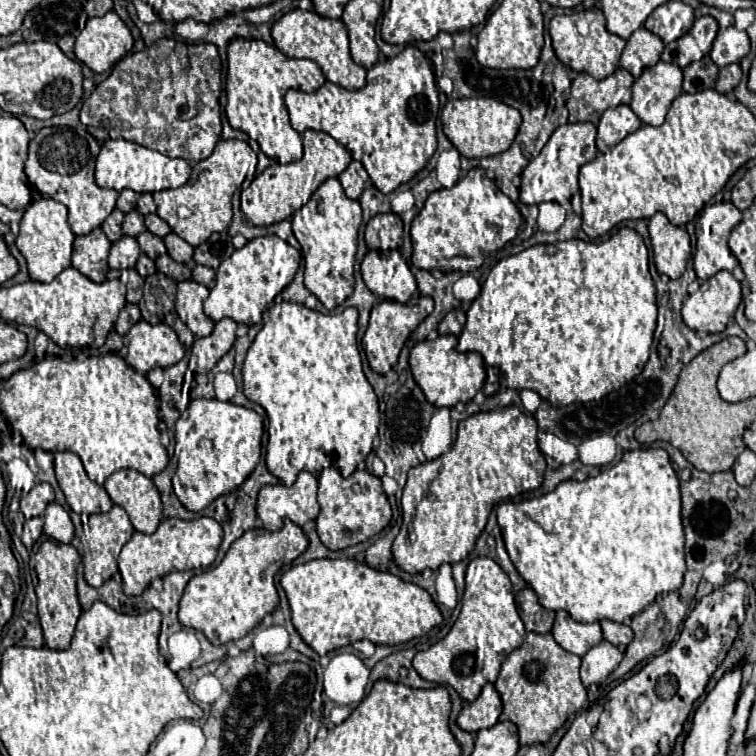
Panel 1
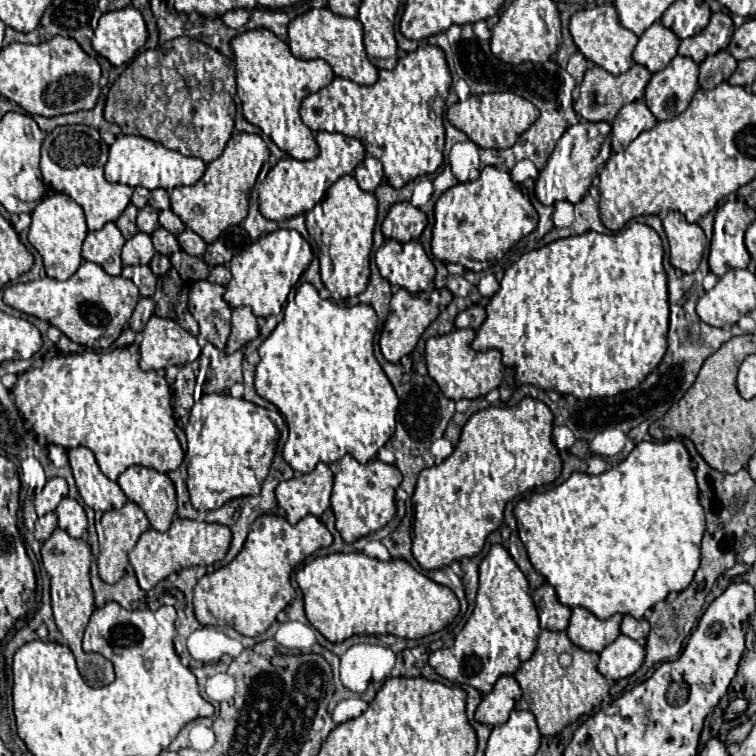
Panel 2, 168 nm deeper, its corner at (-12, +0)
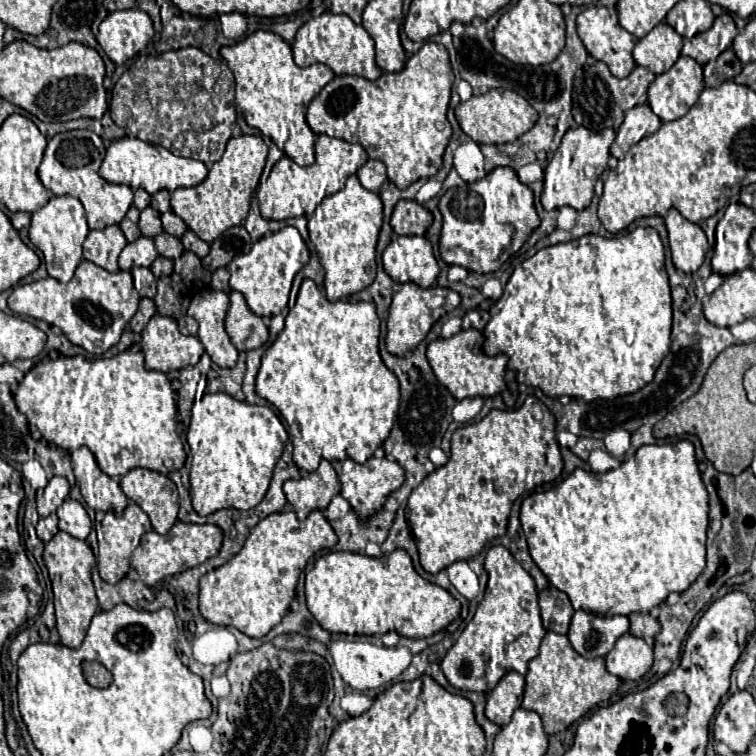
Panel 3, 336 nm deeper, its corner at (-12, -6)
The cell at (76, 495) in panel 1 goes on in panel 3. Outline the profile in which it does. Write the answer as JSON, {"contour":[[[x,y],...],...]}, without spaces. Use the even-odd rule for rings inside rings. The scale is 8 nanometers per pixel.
{"contour":[[[78,448],[72,454],[72,468],[76,482],[80,486],[80,492],[84,496],[84,502],[92,510],[102,510],[102,512],[124,512],[128,506],[128,498],[120,490],[118,482],[110,476],[106,476],[98,464],[94,454],[88,448]]]}

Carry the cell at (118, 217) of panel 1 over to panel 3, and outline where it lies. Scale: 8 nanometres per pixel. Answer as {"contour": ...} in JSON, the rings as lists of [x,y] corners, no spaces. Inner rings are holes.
{"contour":[[[130,206],[130,210],[128,210],[128,214],[124,216],[124,220],[118,224],[120,228],[122,228],[122,232],[124,232],[124,236],[126,236],[126,240],[128,242],[134,242],[134,240],[138,240],[140,238],[140,230],[138,230],[138,208],[136,206]]]}

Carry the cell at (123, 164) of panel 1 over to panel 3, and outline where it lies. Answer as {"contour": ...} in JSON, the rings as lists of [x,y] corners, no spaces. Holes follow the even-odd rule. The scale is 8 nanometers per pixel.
{"contour":[[[126,136],[108,146],[106,158],[100,166],[100,176],[112,184],[128,184],[134,190],[144,188],[148,194],[156,194],[158,190],[174,192],[176,188],[198,186],[208,176],[208,168],[198,160],[174,156],[162,146],[148,144],[144,140]]]}

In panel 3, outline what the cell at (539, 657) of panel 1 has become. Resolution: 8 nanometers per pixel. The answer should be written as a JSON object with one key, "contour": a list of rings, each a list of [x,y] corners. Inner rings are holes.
{"contour":[[[546,632],[540,652],[534,660],[530,660],[528,672],[526,672],[526,688],[524,688],[524,700],[522,708],[532,710],[542,718],[546,734],[556,734],[566,730],[570,724],[586,716],[590,710],[594,710],[600,700],[606,704],[612,694],[618,690],[620,678],[612,676],[604,668],[604,658],[582,658],[570,644],[566,636]]]}

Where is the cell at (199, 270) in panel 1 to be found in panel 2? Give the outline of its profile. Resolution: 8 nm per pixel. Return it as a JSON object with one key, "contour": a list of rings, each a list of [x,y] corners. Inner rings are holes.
{"contour":[[[216,266],[216,268],[212,268],[208,280],[214,282],[214,284],[222,284],[222,286],[226,286],[226,284],[230,282],[230,270],[228,270],[226,266]]]}

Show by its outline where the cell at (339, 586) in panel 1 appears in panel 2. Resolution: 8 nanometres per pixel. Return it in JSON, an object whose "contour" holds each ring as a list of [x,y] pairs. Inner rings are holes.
{"contour":[[[336,552],[304,564],[296,580],[304,594],[306,618],[330,642],[342,642],[356,634],[394,634],[422,638],[448,626],[460,612],[456,594],[432,582],[406,560],[382,562],[362,552]]]}

